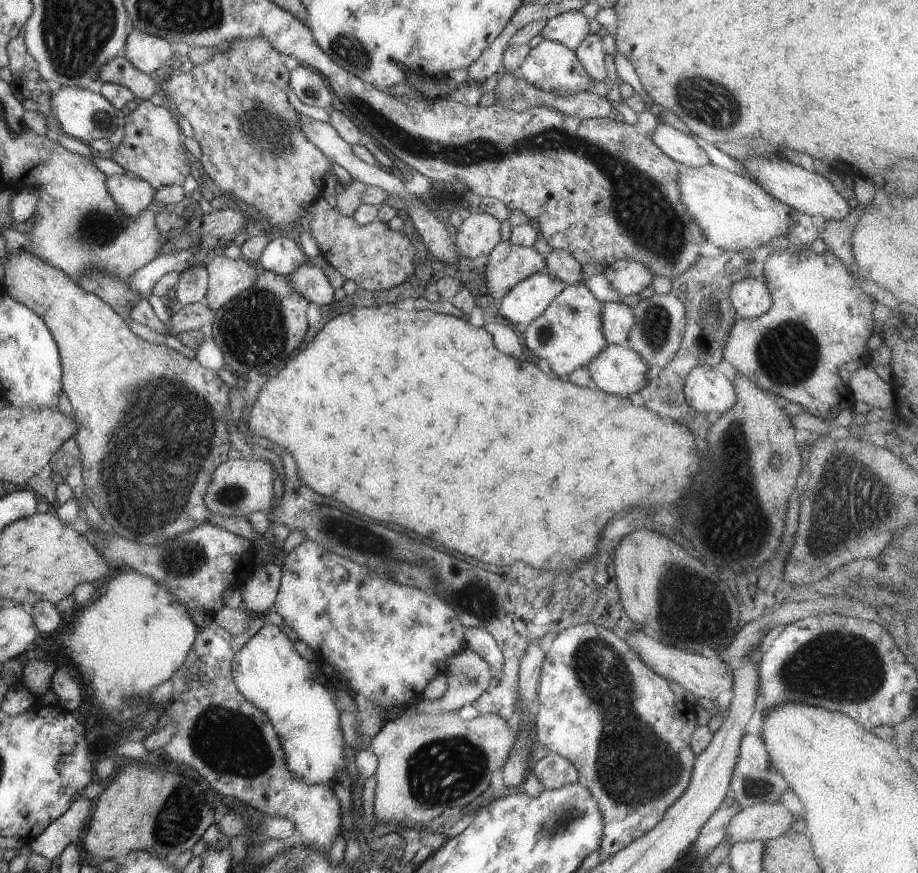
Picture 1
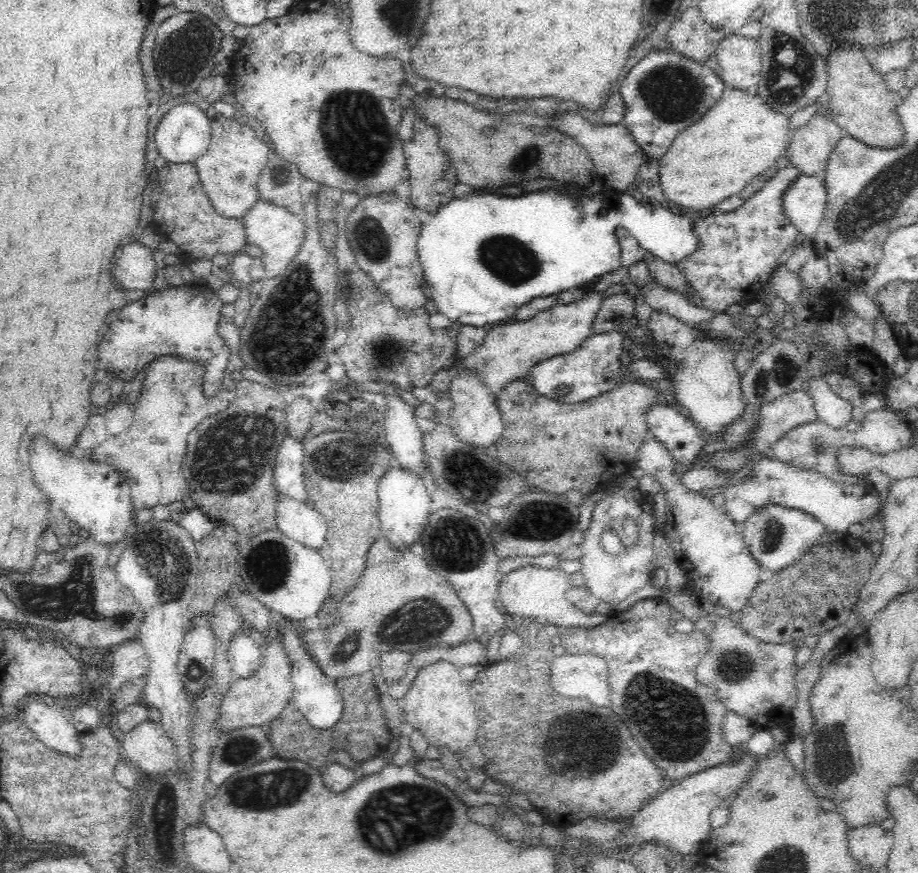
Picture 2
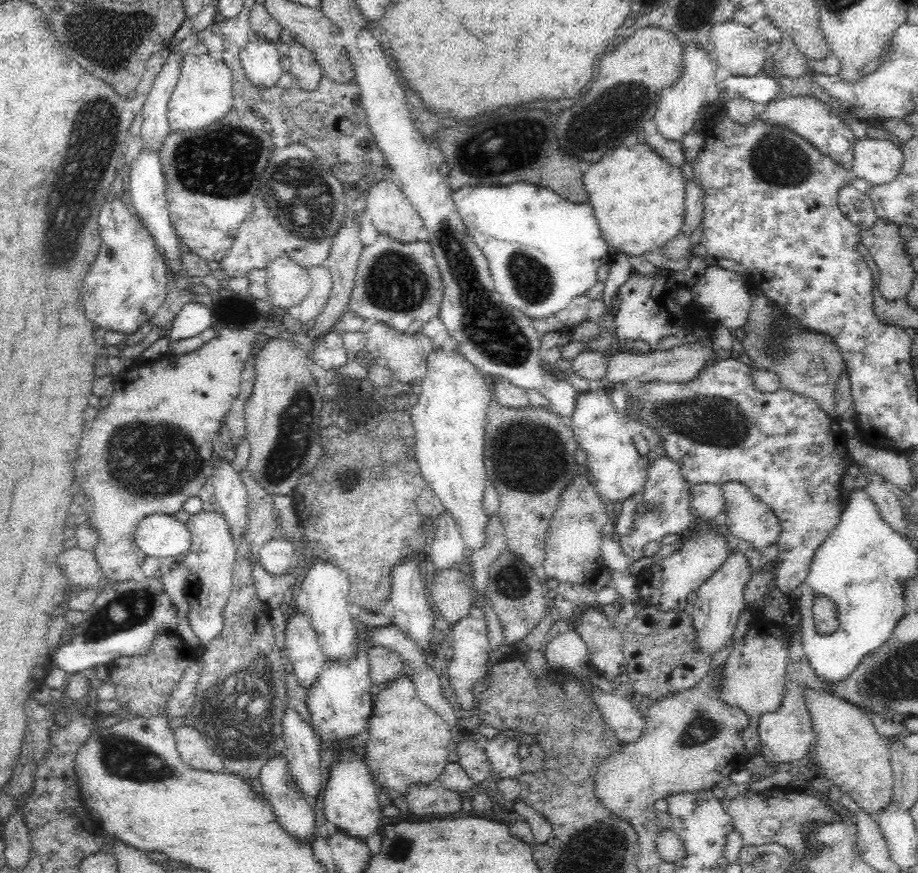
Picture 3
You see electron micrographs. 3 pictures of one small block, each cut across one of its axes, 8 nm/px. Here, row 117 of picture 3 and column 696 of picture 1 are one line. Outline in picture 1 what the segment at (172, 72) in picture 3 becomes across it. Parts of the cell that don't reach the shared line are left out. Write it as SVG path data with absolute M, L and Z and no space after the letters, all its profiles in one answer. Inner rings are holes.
M660 122L655 134L650 138L653 144L678 164L702 167L711 163L708 154L698 146L698 142L691 134L684 134L666 123Z

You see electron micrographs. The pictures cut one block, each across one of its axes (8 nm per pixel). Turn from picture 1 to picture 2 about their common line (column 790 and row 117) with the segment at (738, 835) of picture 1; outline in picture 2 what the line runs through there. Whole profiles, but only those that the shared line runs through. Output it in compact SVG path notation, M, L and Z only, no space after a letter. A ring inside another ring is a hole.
M816 113L805 125L798 128L791 138L786 155L802 174L821 175L833 148L844 137L842 130L826 113Z

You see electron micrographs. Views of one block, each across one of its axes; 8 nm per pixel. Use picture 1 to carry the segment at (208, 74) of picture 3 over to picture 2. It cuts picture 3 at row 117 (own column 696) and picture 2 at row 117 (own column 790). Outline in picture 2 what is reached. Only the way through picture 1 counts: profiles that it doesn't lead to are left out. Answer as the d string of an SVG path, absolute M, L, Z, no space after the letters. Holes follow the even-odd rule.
M213 106L205 110L211 127L208 150L194 163L203 189L214 210L226 218L243 220L244 214L259 201L257 180L267 167L270 148L238 117L226 118Z

